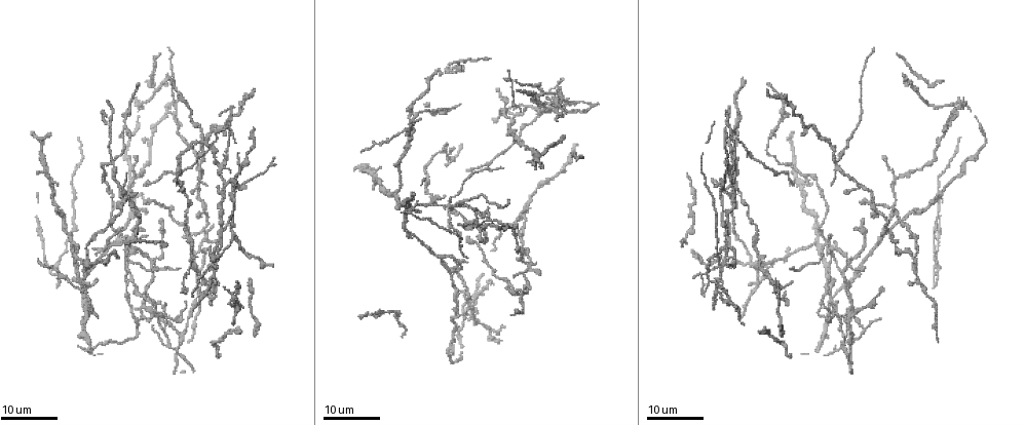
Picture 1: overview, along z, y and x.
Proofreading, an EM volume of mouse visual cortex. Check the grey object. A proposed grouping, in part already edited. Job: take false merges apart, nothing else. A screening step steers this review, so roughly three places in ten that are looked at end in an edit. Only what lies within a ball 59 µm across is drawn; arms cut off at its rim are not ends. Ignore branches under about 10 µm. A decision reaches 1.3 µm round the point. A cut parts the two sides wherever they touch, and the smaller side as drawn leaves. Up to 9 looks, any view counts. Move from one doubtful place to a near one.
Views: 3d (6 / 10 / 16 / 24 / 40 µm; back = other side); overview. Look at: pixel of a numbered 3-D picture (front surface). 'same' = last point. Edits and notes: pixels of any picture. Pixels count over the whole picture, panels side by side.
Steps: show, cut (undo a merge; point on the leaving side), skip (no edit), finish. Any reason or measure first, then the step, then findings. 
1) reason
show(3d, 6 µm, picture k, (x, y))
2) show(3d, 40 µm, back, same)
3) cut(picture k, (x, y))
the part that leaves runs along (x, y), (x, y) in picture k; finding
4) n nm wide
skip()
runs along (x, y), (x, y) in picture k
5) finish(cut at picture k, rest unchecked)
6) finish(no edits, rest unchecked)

show(3d, 24 µm, picture 1, (756, 268))

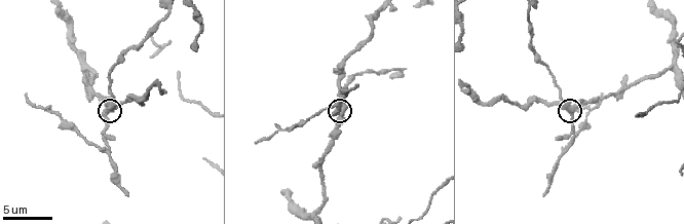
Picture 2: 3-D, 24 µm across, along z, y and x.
show(3d, 6 µm, picture 2, (105, 111))

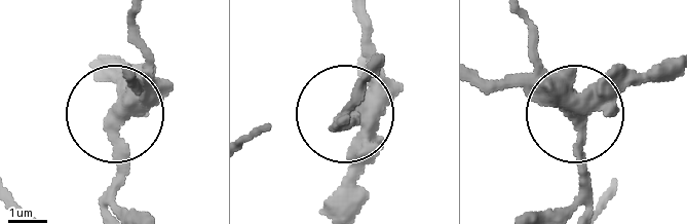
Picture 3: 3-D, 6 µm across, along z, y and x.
cut(picture 3, (113, 139))
the part that leaves runs along (564, 89), (541, 63), (528, 24) in picture 3; two neurons meet here

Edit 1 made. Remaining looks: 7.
see it whole again
show(overview)

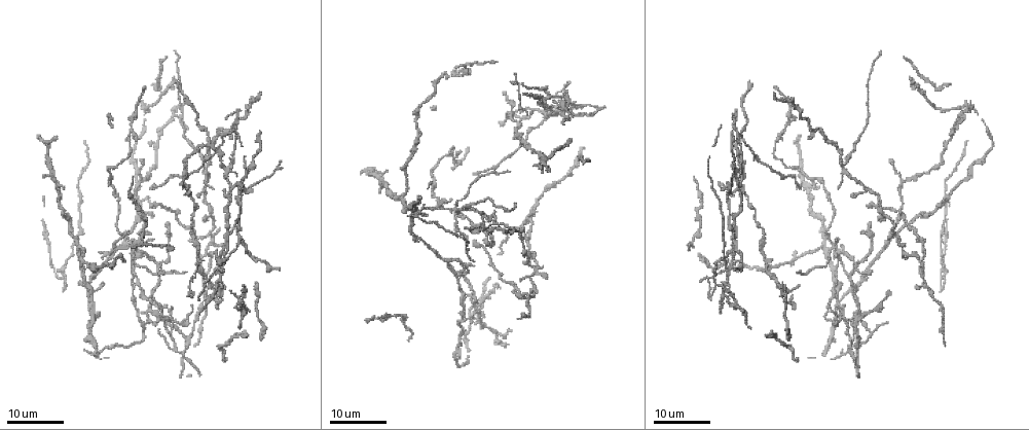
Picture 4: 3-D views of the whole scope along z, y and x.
four or more arms meet
show(3d, 16 µm, picture 4, (207, 169))

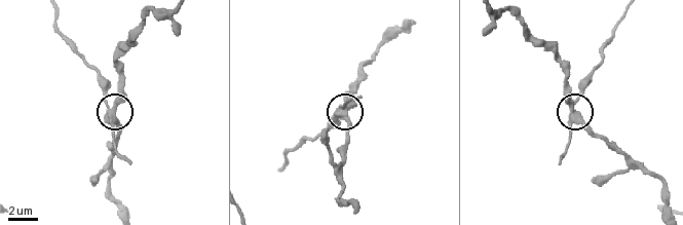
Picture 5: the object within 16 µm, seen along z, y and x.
show(3d, 10 µm, picture 5, (111, 110))

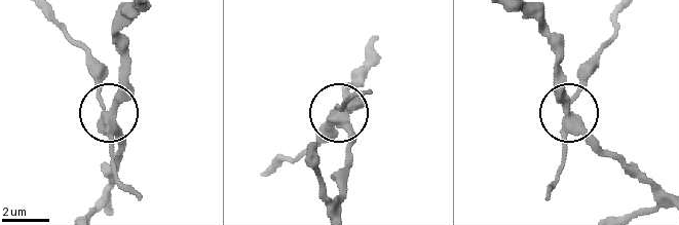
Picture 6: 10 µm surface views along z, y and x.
cut(picture 6, (98, 90))
the part that leaves runs along (108, 119), (101, 69), (55, 15) in picture 6; two neurons meet here

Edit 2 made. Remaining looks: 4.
show(overview)

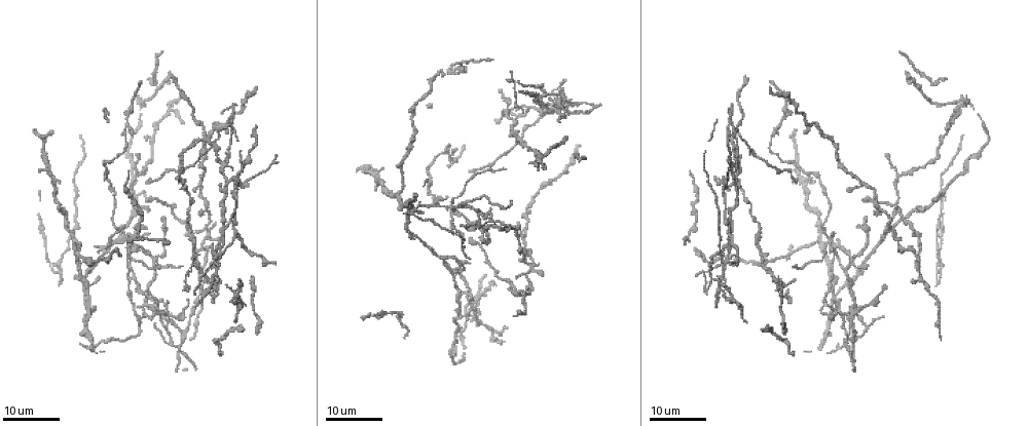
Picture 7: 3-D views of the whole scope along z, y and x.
four or more arms meet
show(3d, 16 µm, picture 7, (721, 262))

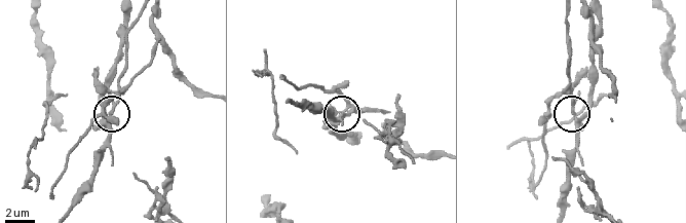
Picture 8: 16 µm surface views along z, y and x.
show(3d, 10 µm, picture 8, (577, 116))

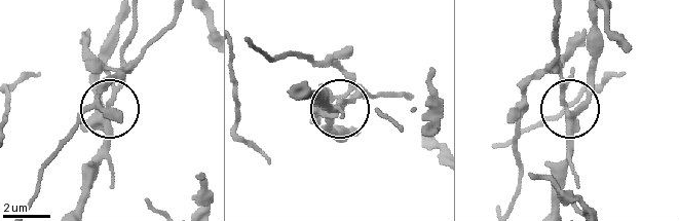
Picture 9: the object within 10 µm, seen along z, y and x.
310 nm wide
cut(picture 9, (115, 90))
the part that leaves runs along (108, 125), (131, 15) in picture 9; two neurons meet here

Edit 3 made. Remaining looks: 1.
finish(cut at picture 3, cut at picture 6, cut at picture 9, rest unchecked)

